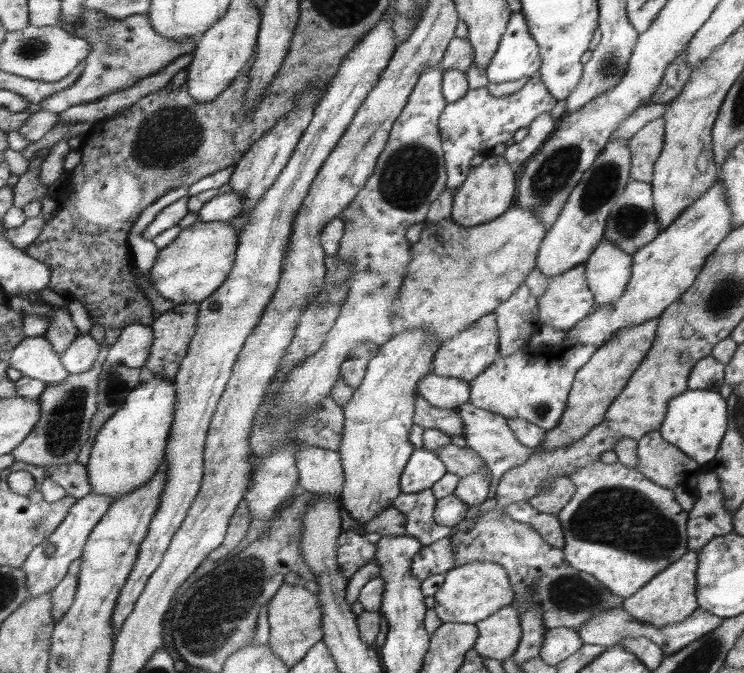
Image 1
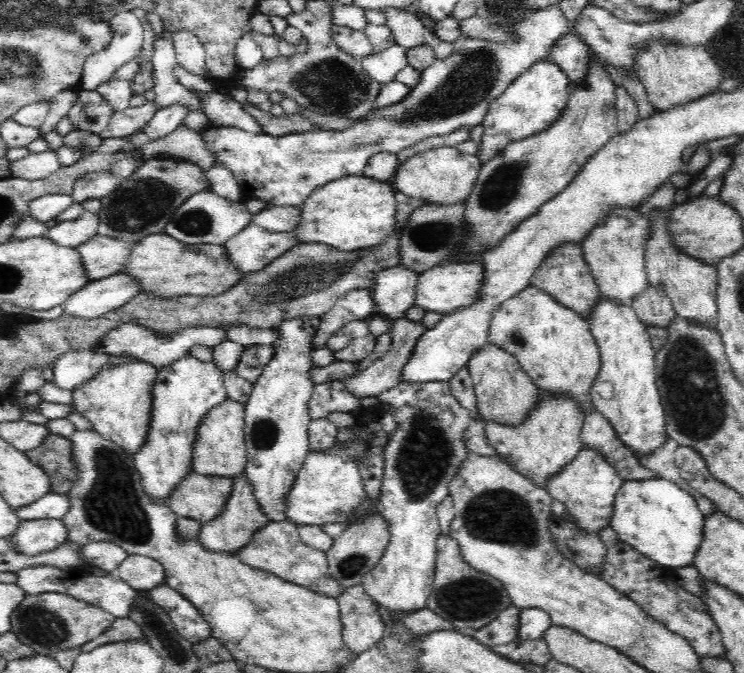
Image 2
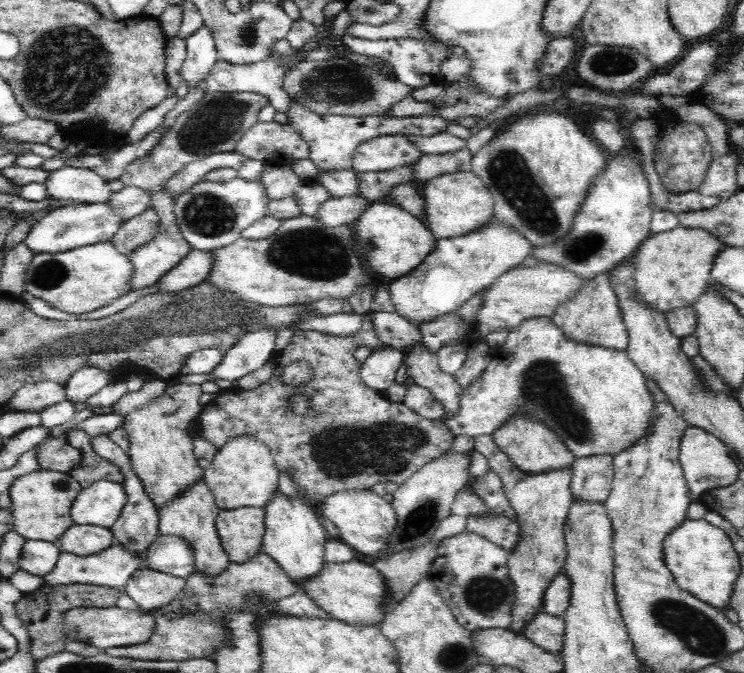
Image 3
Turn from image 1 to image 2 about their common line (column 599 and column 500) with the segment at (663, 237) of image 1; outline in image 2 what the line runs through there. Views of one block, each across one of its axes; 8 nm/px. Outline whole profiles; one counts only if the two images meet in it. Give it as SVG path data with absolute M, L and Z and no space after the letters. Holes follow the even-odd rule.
M527 286L499 305L493 313L488 342L514 357L534 384L550 397L569 398L584 418L597 412L590 390L599 378L603 357L591 326L543 290Z

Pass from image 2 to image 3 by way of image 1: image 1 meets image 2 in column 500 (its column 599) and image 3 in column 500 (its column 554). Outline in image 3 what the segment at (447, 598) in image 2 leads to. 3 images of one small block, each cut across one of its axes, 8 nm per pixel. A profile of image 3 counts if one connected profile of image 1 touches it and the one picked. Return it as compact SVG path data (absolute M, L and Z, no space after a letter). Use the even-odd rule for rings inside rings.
M465 531L443 539L428 576L435 591L468 630L508 628L513 601L513 582L508 576L509 552L494 542Z

